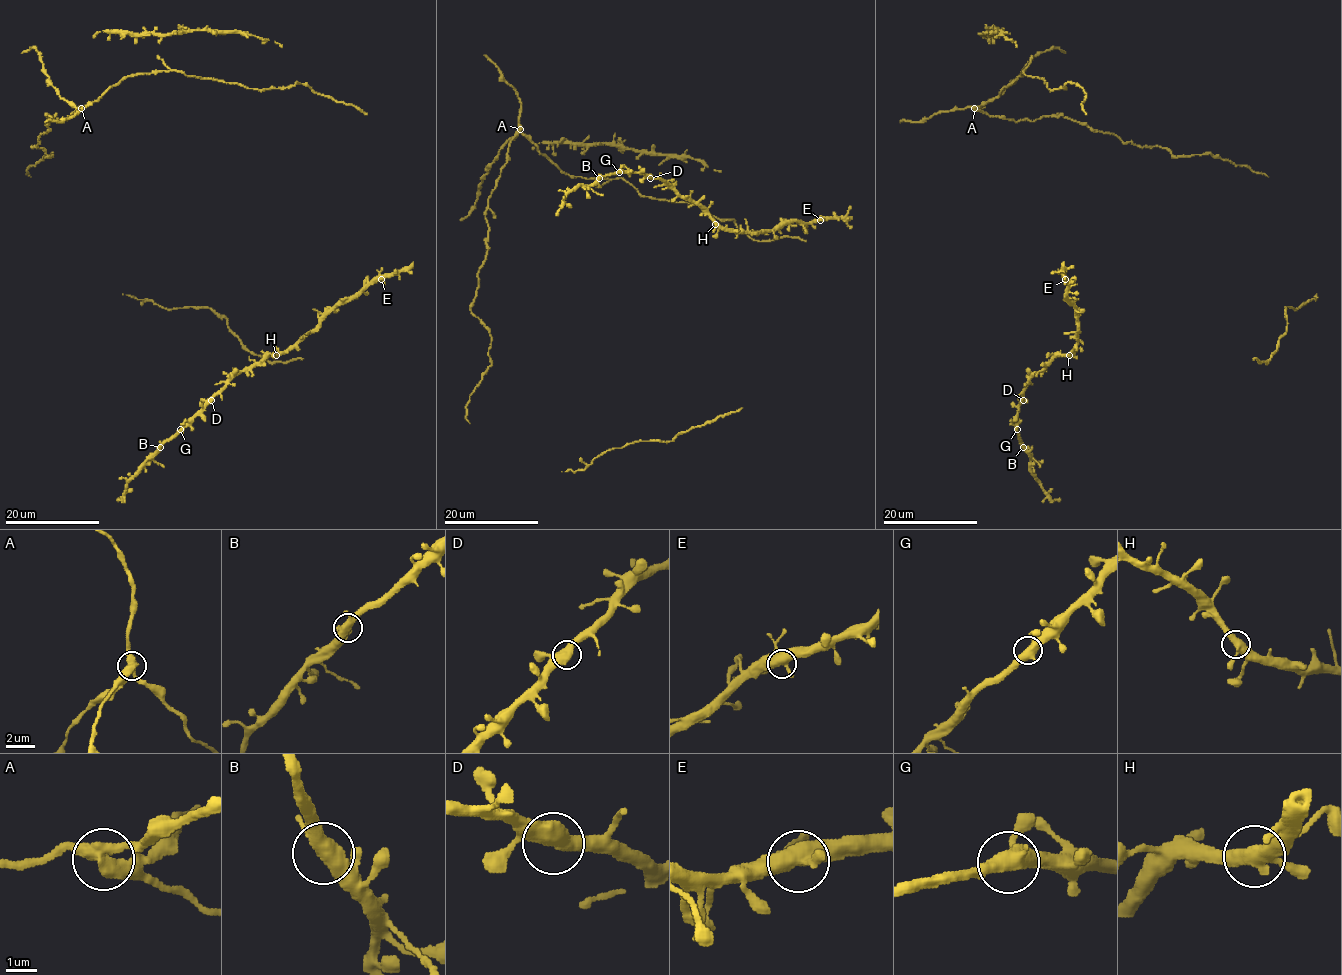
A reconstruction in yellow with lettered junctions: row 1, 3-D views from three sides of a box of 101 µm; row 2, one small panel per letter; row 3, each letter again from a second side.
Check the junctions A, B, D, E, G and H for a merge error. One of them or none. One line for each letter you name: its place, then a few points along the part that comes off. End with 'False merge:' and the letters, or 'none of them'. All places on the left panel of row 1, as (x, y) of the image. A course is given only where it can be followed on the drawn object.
A: (81, 108) | (81, 108), (62, 121), (46, 115), (48, 130), (32, 146), (52, 156), (31, 165), (31, 177)
False merge: A

